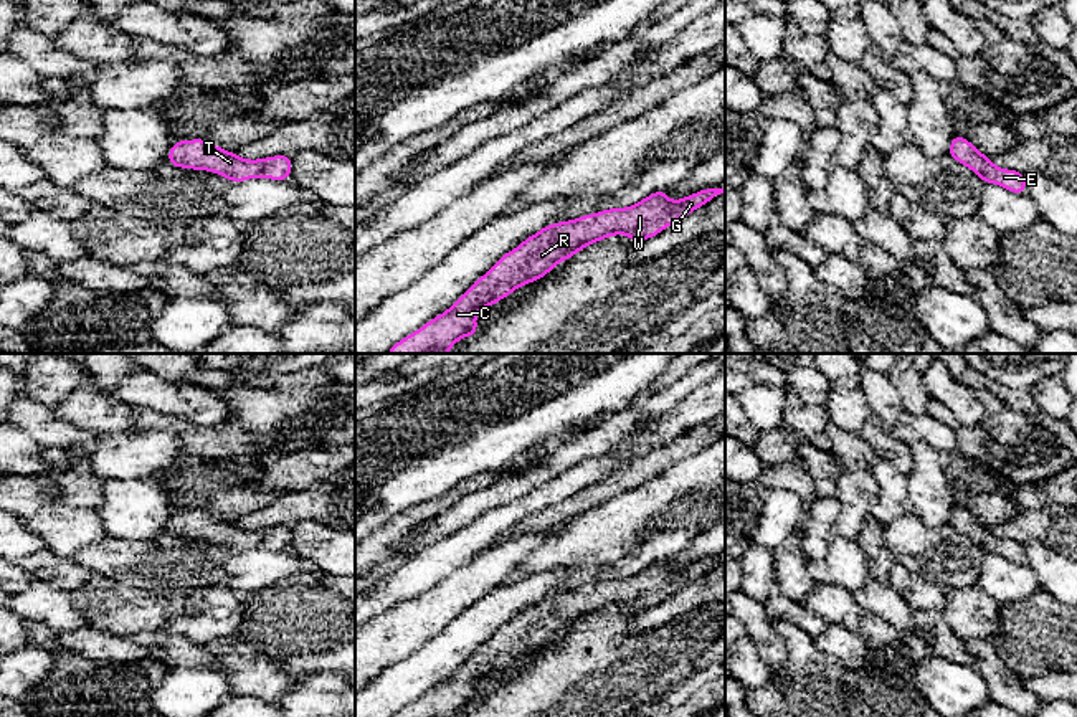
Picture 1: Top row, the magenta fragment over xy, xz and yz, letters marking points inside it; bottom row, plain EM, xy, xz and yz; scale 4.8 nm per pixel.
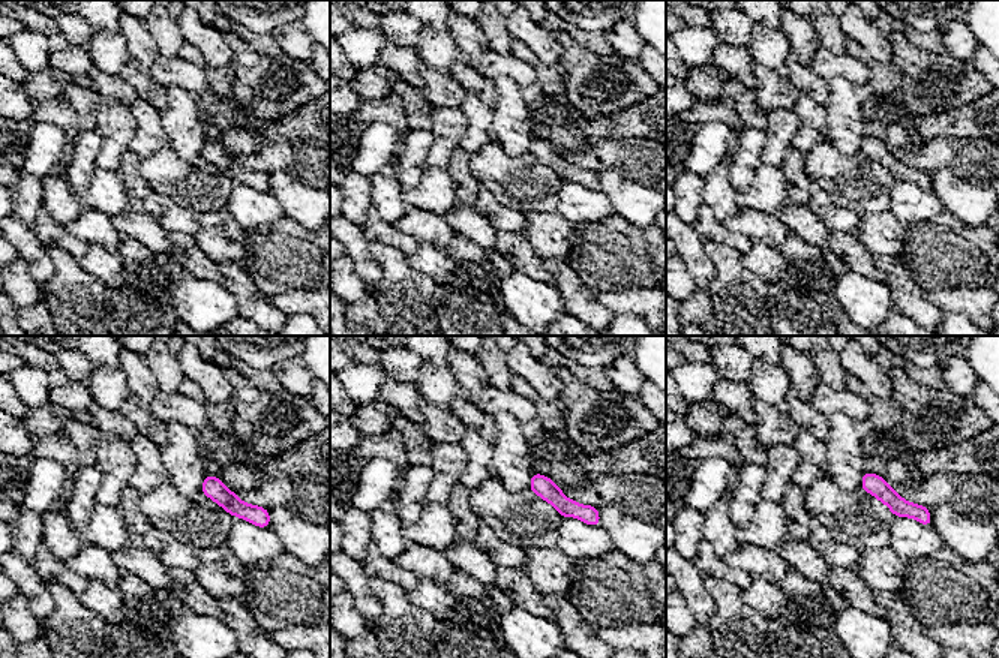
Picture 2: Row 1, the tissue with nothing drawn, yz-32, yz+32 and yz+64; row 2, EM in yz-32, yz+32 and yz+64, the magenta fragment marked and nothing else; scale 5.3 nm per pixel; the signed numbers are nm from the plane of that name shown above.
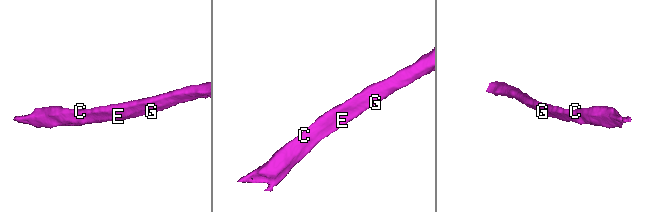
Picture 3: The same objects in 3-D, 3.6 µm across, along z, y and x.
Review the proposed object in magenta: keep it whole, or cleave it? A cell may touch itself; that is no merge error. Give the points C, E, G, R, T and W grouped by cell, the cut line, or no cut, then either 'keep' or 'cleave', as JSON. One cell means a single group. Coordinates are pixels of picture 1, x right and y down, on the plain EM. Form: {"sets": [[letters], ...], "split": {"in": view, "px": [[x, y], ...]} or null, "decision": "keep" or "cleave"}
{"sets": [["C", "E", "G", "R", "T", "W"]], "split": null, "decision": "keep"}

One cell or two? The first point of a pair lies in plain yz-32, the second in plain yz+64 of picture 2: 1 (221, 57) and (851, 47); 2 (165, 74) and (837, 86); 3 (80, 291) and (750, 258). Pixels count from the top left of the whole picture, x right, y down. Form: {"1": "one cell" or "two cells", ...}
{"1": "two cells", "2": "two cells", "3": "two cells"}

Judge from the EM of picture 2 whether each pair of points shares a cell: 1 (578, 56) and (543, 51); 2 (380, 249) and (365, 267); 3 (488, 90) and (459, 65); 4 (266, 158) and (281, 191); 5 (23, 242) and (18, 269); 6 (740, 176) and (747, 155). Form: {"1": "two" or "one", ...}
{"1": "two", "2": "two", "3": "one", "4": "two", "5": "two", "6": "one"}

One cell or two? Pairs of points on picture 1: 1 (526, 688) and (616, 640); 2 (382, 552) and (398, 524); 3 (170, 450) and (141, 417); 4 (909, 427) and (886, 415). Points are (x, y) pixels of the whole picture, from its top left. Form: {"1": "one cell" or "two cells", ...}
{"1": "one cell", "2": "one cell", "3": "two cells", "4": "two cells"}

